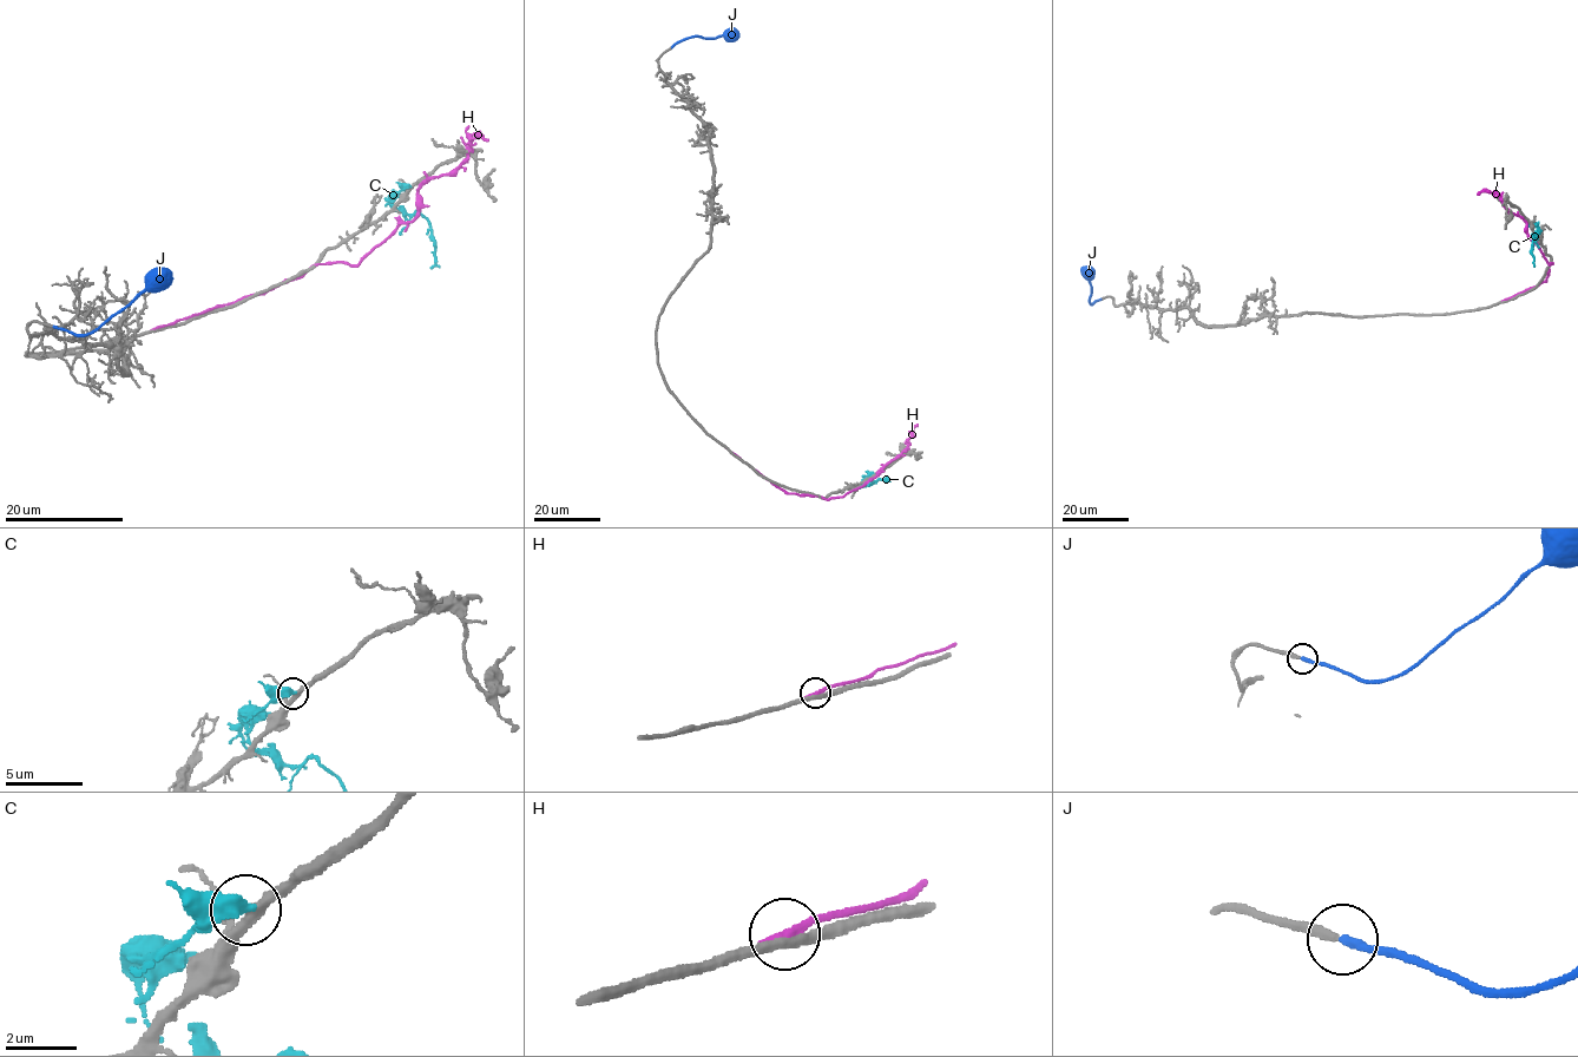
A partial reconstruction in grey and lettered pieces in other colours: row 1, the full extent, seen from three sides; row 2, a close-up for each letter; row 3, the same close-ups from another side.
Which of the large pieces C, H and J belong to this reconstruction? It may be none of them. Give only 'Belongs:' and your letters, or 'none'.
Belongs: none

